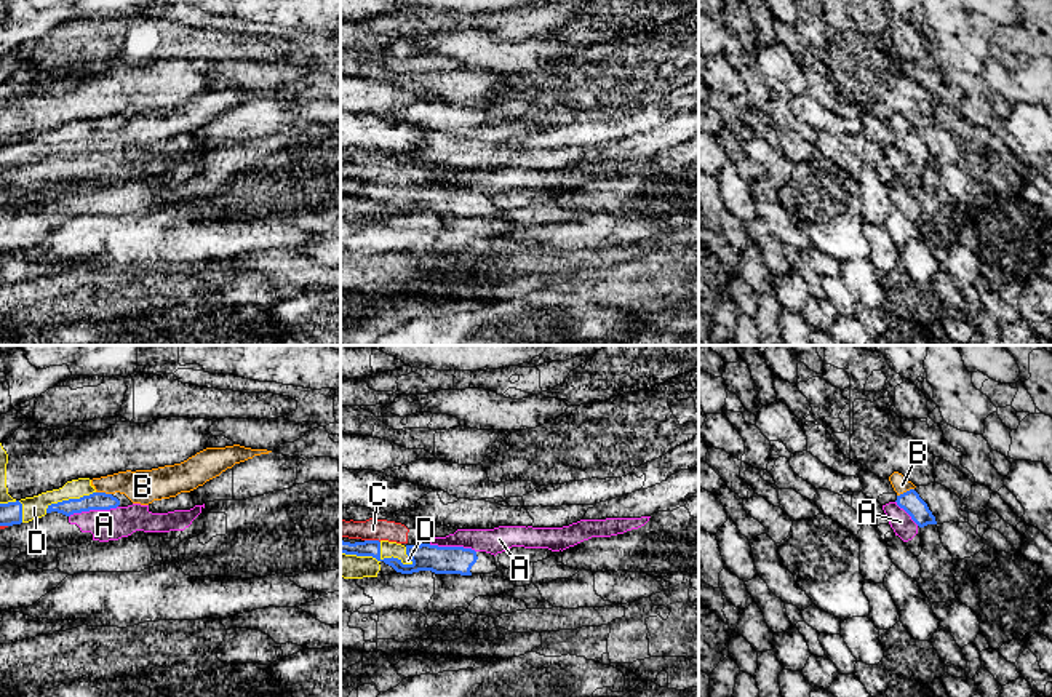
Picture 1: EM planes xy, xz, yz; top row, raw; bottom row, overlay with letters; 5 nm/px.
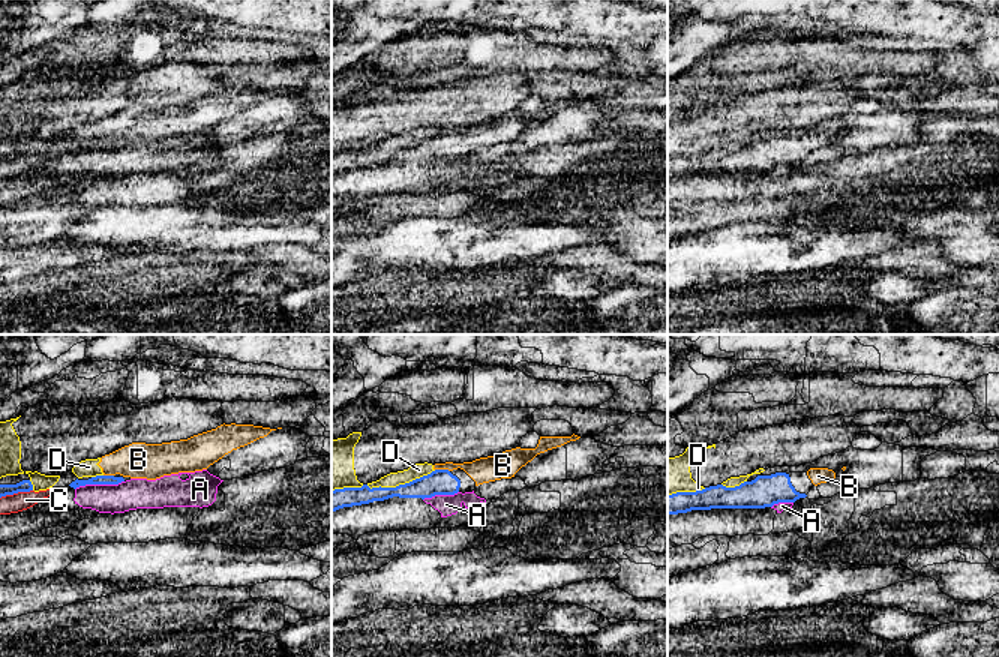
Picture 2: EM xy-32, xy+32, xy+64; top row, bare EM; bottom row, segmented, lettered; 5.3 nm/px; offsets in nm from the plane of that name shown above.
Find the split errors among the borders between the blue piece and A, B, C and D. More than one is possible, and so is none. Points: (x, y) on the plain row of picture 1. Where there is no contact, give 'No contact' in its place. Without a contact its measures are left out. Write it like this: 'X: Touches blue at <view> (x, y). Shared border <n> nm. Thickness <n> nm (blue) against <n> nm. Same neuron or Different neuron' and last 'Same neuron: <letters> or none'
A: Touches blue at xy (93, 151). Shared border 260 nm. Thickness 100 nm (blue) against 160 nm. Different neuron
B: Touches blue at yz (907, 133). Shared border 100 nm. Thickness 110 nm (blue) against 90 nm. Same neuron
C: Touches blue at xz (373, 183). Shared border 80 nm. Thickness 100 nm (blue) against 110 nm. Different neuron
D: Touches blue at xz (378, 202). Shared border 380 nm. Thickness 140 nm (blue) against 80 nm. Different neuron
Same neuron: B

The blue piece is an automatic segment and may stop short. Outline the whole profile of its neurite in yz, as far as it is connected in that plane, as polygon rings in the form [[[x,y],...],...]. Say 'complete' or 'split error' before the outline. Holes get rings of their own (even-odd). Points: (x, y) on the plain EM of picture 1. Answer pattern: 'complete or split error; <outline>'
split error; [[[894,114],[889,118],[889,123],[897,134],[897,147],[903,150],[919,169],[937,166],[935,158],[929,152],[927,145],[915,133],[916,128],[911,123],[908,123],[899,114]]]

